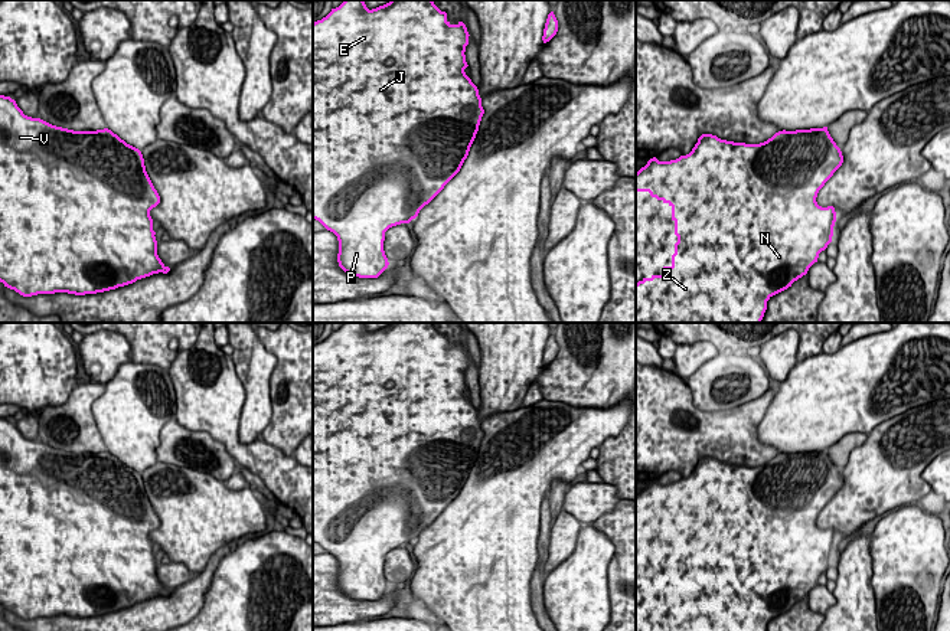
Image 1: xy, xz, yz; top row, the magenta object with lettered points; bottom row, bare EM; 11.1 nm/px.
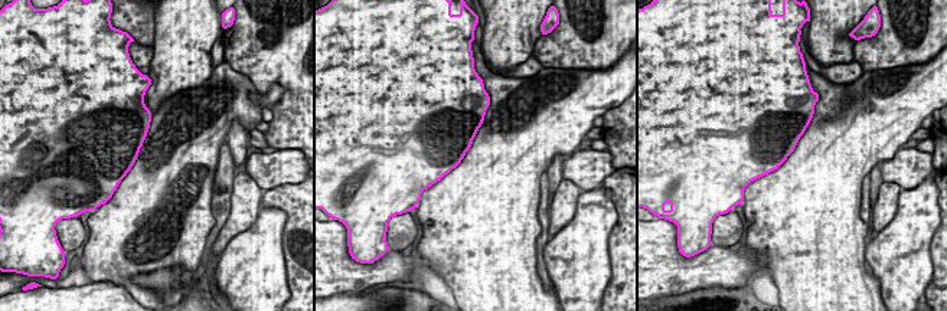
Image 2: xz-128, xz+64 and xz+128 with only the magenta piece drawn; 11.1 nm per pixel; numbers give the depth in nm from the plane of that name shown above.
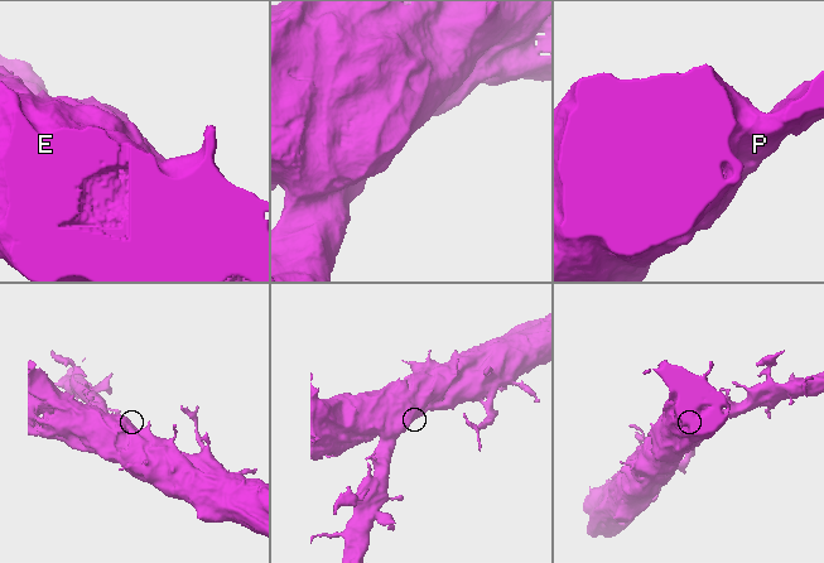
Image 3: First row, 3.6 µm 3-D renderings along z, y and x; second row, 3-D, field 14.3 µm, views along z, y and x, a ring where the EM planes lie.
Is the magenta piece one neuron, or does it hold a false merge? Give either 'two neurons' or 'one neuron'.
one neuron

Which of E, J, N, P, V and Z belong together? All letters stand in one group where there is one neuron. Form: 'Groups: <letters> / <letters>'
Groups: E J N P V Z

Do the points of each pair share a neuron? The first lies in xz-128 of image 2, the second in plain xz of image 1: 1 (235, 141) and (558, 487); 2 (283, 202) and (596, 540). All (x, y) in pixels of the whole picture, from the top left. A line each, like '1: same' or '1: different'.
1: same
2: different

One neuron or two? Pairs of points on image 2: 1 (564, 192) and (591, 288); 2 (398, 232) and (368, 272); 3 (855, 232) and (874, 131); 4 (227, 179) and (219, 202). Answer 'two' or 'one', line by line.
1: two
2: two
3: one
4: one

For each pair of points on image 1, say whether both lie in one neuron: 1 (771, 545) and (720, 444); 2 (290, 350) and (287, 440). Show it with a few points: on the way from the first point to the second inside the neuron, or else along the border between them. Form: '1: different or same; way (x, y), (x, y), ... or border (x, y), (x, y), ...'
1: different; border (764, 463), (727, 464), (702, 457), (697, 466)
2: same; way (291, 372), (291, 418)

